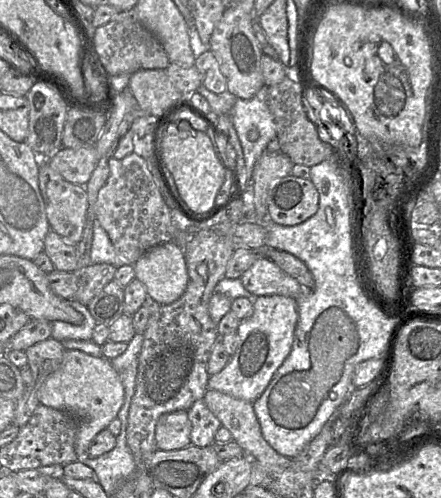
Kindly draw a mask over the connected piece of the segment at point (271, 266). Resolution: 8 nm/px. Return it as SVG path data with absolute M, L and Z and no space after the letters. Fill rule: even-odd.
M266 257L256 260L240 280L254 297L281 295L296 298L304 290L296 279Z

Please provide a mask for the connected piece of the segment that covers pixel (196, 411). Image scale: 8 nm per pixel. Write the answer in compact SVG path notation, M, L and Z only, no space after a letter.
M204 399L197 400L188 410L191 422L191 444L208 447L215 441L217 430L222 426L219 419L209 410Z

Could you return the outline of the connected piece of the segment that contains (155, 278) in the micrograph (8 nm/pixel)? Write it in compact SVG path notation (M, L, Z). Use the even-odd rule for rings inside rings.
M173 241L150 248L133 266L135 278L144 284L149 298L161 305L175 302L187 288L183 251Z

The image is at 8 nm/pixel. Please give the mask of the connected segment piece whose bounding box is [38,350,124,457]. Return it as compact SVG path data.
M66 350L59 368L38 391L40 404L71 414L77 421L74 450L77 457L88 456L93 438L117 417L124 403L124 387L110 360L78 350Z

